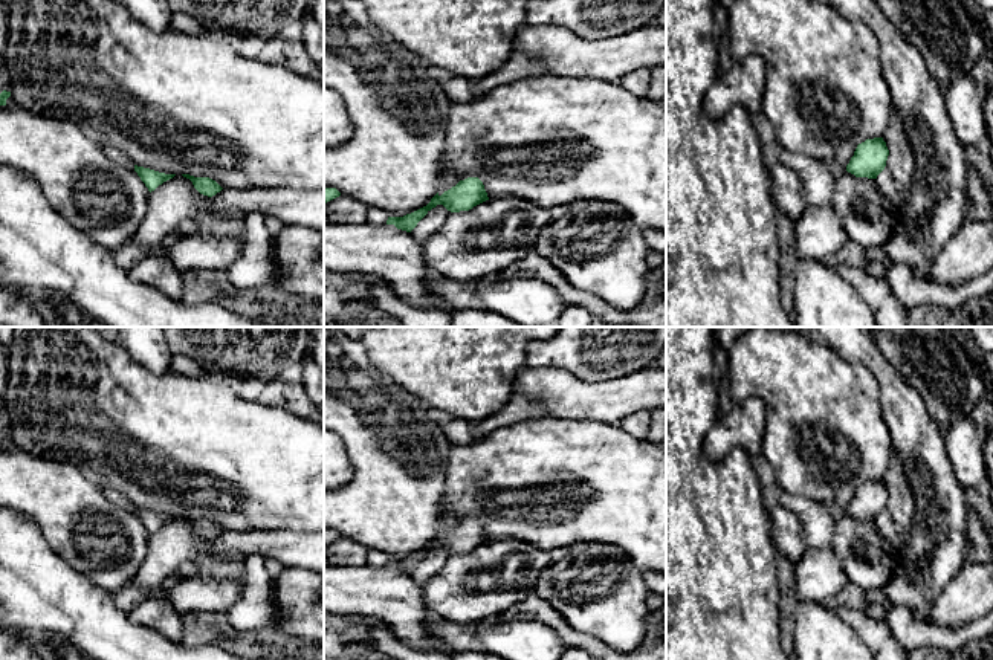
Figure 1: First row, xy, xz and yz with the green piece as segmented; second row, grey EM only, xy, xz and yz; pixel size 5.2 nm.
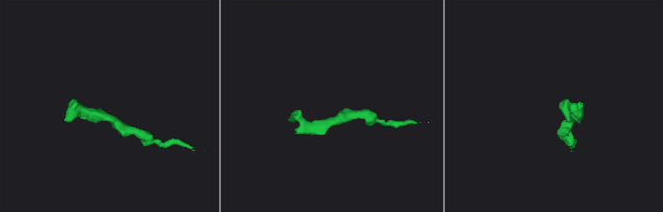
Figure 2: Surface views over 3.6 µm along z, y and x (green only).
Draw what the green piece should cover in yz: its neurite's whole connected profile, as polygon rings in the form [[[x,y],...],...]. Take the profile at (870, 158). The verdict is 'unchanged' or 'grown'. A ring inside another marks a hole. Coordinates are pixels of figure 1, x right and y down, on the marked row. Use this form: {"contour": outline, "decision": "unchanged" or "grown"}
{"contour": [[[883,138],[866,139],[859,144],[846,171],[856,177],[877,179],[885,170],[889,150]]], "decision": "unchanged"}

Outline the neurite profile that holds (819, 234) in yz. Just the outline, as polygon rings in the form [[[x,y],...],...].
[[[828,203],[807,206],[794,222],[794,240],[801,258],[831,263],[849,237],[834,208]]]

